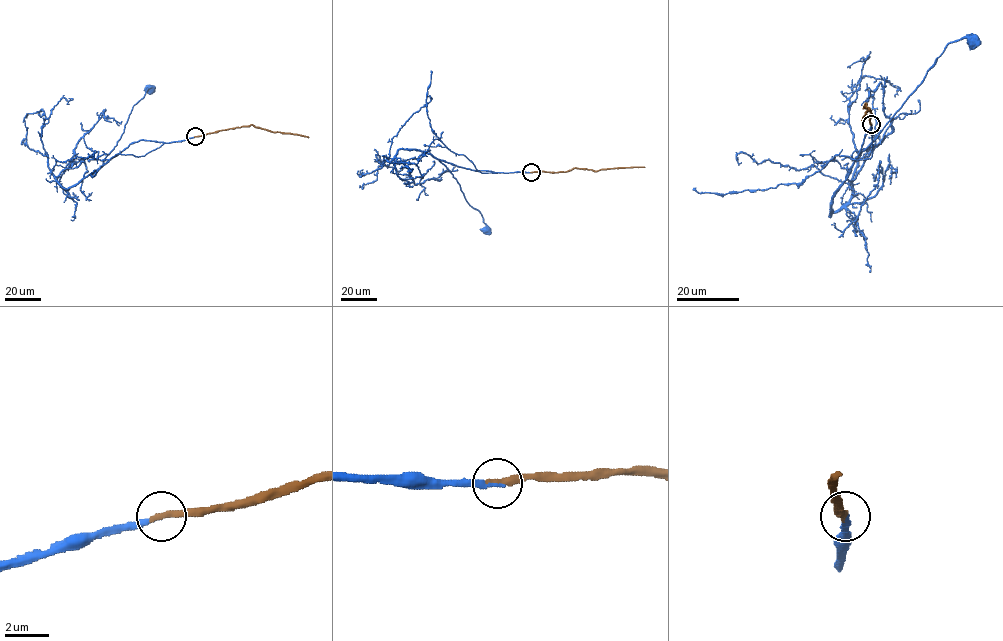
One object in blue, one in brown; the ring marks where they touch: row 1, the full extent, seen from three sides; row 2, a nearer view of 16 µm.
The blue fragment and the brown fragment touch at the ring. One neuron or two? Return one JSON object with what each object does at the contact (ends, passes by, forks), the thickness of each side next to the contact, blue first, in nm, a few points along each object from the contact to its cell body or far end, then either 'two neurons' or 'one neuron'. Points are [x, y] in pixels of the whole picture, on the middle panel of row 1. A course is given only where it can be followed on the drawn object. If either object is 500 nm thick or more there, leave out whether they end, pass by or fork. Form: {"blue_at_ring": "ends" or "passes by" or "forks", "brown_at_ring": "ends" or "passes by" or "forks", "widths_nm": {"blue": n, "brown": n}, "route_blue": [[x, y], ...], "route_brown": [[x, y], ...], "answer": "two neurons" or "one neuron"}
{"blue_at_ring": "ends", "brown_at_ring": "ends", "widths_nm": {"blue": 220, "brown": 340}, "route_blue": [[531, 172], [475, 171], [439, 160], [459, 183], [468, 203], [481, 214], [486, 230]], "route_brown": [[531, 172], [645, 167]], "answer": "one neuron"}

